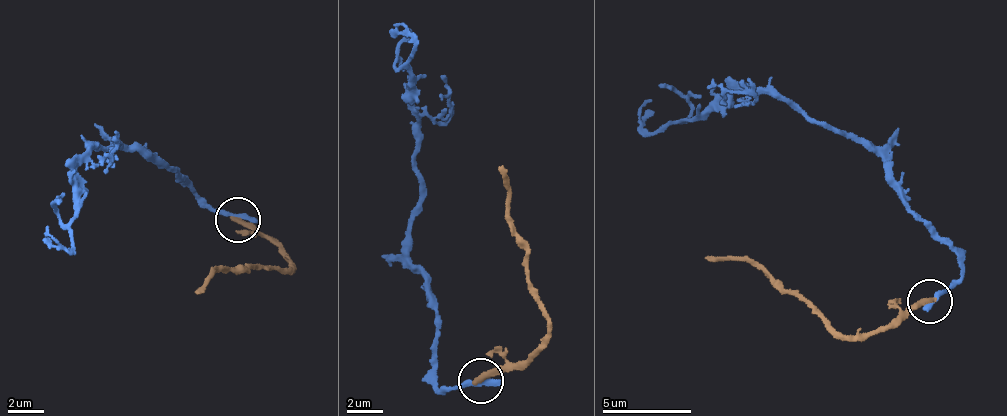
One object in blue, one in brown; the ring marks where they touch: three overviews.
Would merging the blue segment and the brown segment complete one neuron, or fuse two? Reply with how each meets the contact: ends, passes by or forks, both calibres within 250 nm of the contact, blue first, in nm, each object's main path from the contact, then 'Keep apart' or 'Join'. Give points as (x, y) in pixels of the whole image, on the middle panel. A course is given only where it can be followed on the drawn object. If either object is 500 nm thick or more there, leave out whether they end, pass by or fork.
At the ring blue ends. At the ring brown ends. Thickness 380 nm (blue) against 320 nm. Course of blue: (483, 378), (438, 387), (431, 374), (441, 317), (408, 253), (419, 173), (411, 46), (406, 28), (395, 30). Course of brown: (481, 380), (527, 357), (549, 331), (549, 315), (528, 275), (528, 255), (507, 206), (502, 163). Keep apart

